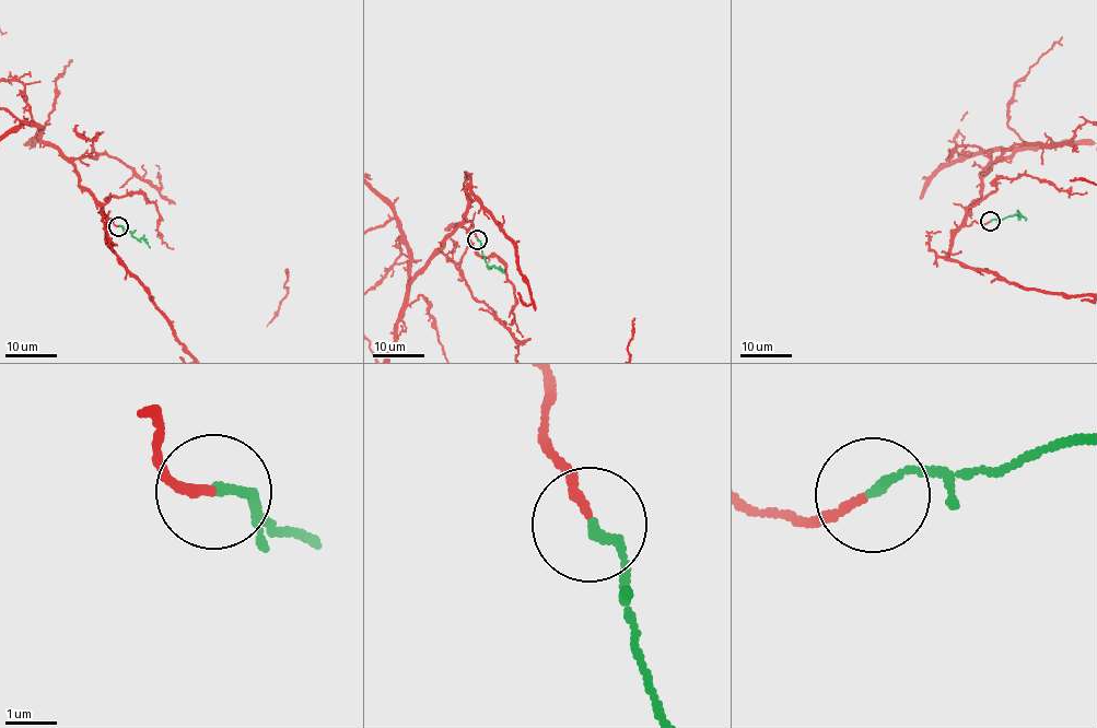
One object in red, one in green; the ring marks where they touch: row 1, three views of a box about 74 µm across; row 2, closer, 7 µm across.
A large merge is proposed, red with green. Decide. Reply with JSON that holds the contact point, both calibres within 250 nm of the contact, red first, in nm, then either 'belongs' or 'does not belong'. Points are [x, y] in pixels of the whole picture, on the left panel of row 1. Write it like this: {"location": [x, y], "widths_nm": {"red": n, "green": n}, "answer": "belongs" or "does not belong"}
{"location": [118, 226], "widths_nm": {"red": 150, "green": 180}, "answer": "belongs"}

